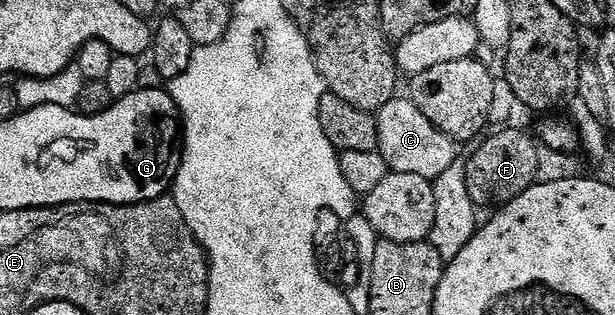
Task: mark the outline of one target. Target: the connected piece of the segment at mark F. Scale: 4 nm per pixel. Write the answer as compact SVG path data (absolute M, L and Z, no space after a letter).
M514 126L495 132L498 132L495 136L487 135L477 145L479 148L471 155L469 154L467 159L469 197L482 210L490 207L493 209L495 206L512 202L512 198L524 194L524 190L528 190L539 179L538 152L540 153L540 148L535 137L531 133L529 136L526 132L517 132Z

